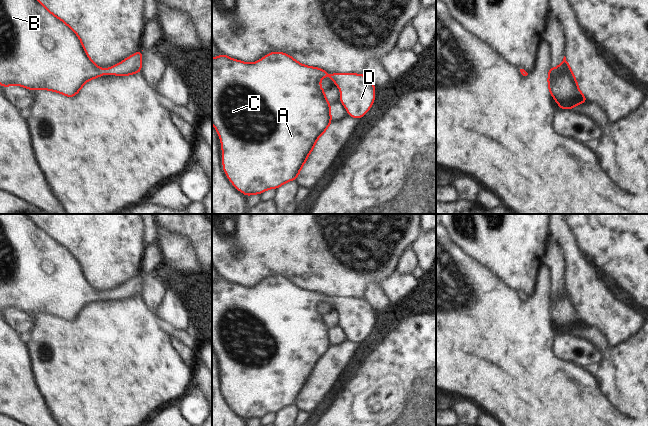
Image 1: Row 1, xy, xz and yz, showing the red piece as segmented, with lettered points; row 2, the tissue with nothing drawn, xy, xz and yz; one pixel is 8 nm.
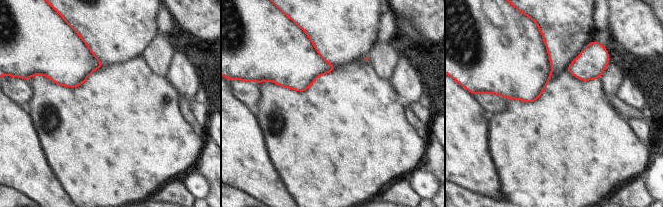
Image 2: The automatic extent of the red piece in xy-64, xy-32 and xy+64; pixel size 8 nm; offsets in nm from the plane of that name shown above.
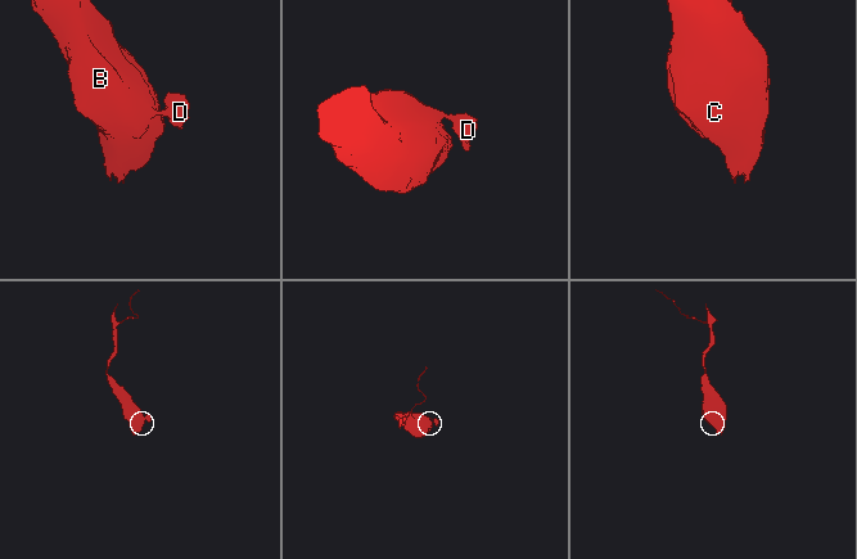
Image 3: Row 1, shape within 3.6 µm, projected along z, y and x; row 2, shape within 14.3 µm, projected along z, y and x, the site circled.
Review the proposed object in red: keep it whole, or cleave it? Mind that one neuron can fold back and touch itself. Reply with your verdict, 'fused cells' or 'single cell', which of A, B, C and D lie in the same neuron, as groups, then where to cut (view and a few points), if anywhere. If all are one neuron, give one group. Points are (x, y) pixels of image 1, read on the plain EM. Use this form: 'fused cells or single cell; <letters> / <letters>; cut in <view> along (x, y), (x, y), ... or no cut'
single cell; A B C D; no cut

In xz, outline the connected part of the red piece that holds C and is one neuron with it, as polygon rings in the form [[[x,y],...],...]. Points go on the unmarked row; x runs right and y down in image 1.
[[[283,276],[269,277],[261,284],[250,288],[232,283],[224,278],[221,278],[216,282],[212,282],[212,348],[215,350],[216,356],[219,358],[221,364],[224,396],[231,407],[240,416],[246,420],[250,420],[252,418],[261,418],[270,412],[277,413],[284,407],[297,403],[299,395],[302,393],[307,381],[315,371],[315,367],[319,361],[326,356],[328,350],[332,346],[330,335],[331,328],[327,325],[325,321],[325,315],[320,310],[320,304],[326,300],[331,302],[335,309],[339,311],[341,315],[340,326],[347,333],[348,339],[361,343],[371,332],[375,323],[375,310],[364,298],[328,298],[321,292],[300,288],[294,282]]]

